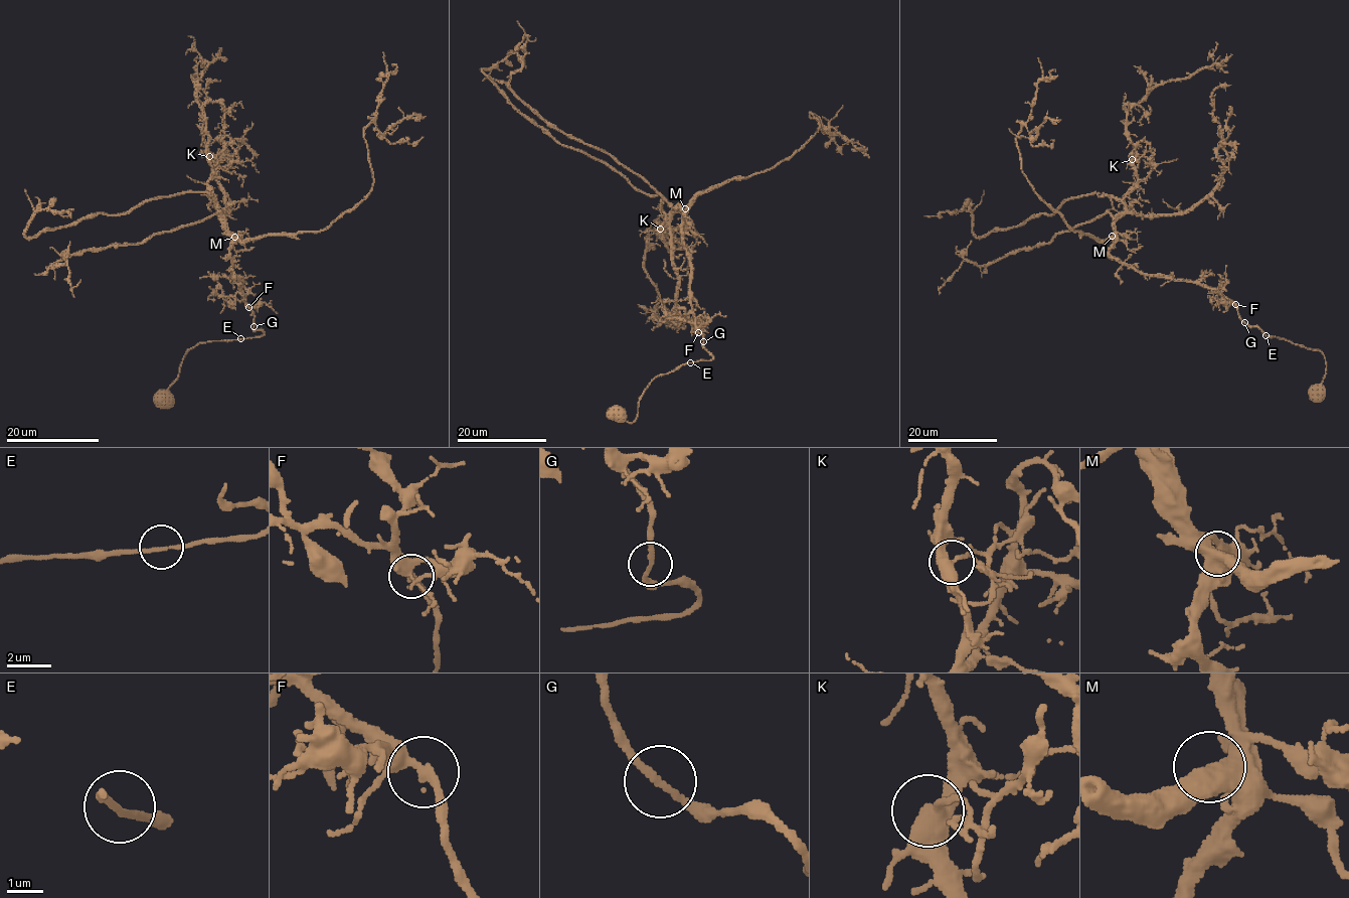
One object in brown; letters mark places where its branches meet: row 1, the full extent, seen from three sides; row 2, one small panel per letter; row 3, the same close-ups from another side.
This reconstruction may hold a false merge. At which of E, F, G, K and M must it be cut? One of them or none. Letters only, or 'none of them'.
none of them

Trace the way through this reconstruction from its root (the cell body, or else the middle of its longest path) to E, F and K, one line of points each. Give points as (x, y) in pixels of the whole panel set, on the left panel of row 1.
E: (166, 397), (189, 349), (209, 340), (240, 338)
F: (166, 397), (189, 349), (209, 340), (260, 337), (264, 334), (253, 328), (254, 316), (248, 307)
K: (166, 397), (189, 349), (264, 334), (253, 328), (253, 312), (233, 275), (232, 235), (207, 183), (209, 156)

